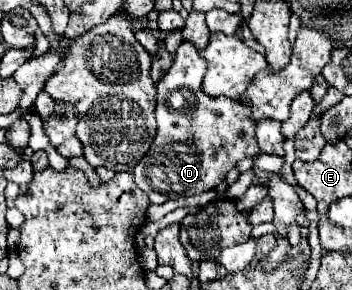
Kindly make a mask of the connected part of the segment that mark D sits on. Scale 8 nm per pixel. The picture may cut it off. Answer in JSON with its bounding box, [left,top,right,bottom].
[134,42,260,204]

